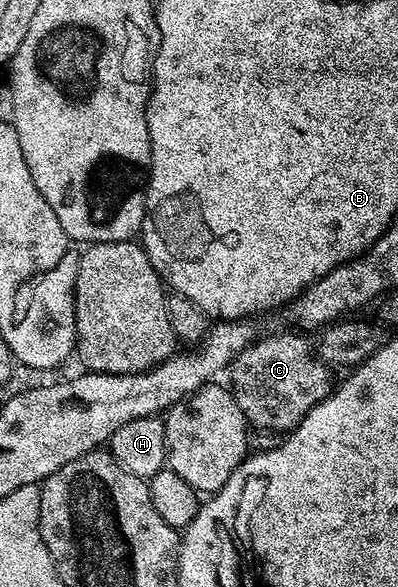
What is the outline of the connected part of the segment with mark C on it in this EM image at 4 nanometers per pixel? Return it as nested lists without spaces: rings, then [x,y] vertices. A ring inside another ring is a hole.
[[[273,334],[269,338],[260,337],[246,346],[231,361],[229,389],[235,395],[237,408],[247,417],[248,423],[259,430],[283,430],[290,432],[301,424],[301,420],[321,400],[325,400],[333,389],[332,371],[319,361],[316,351],[299,334]]]

